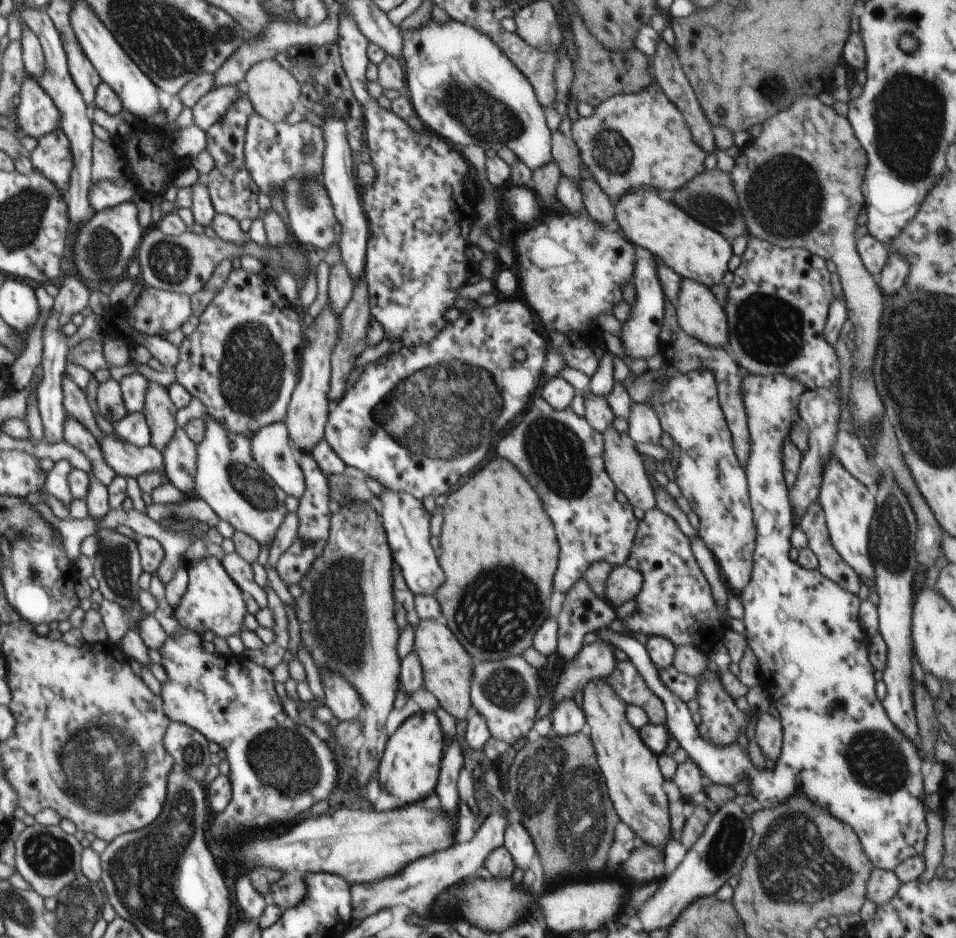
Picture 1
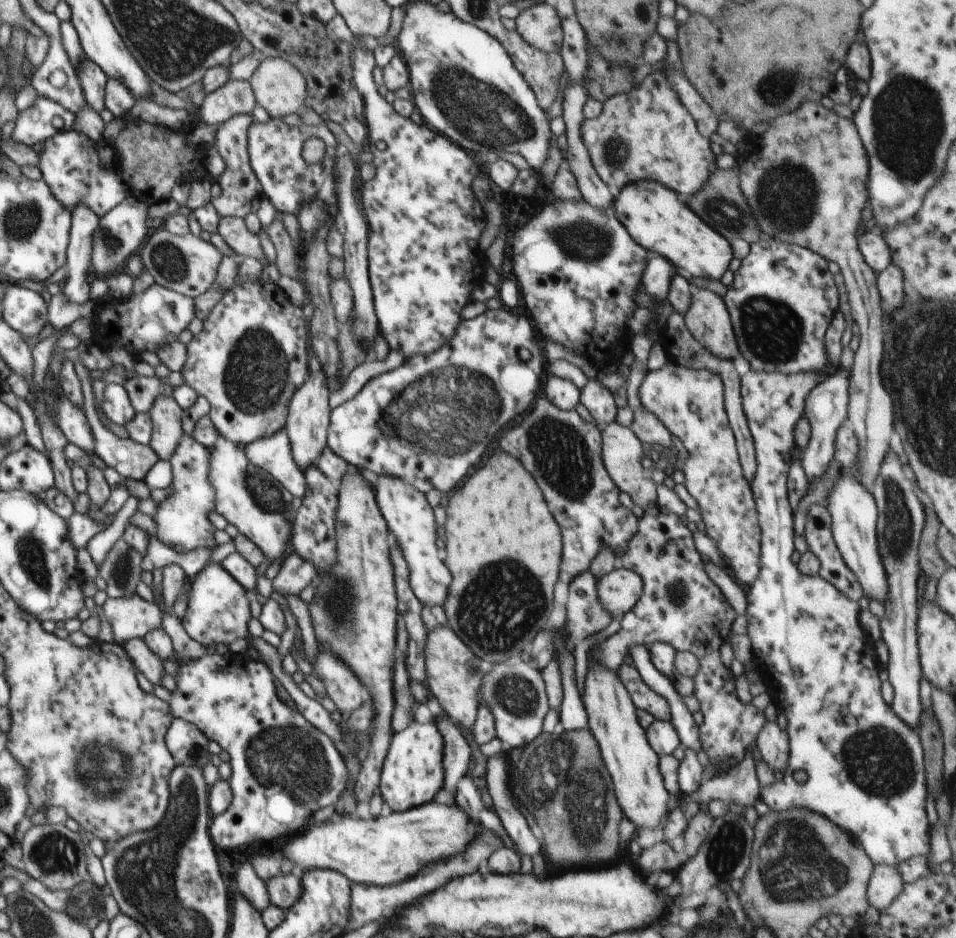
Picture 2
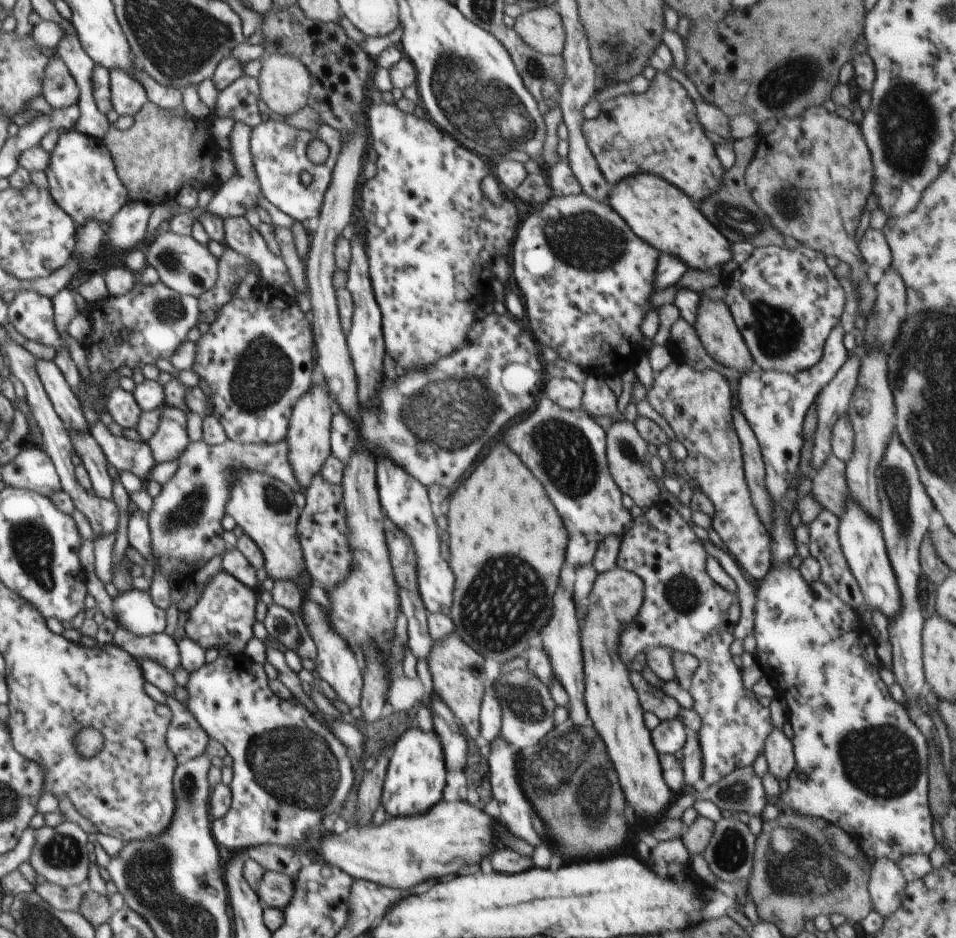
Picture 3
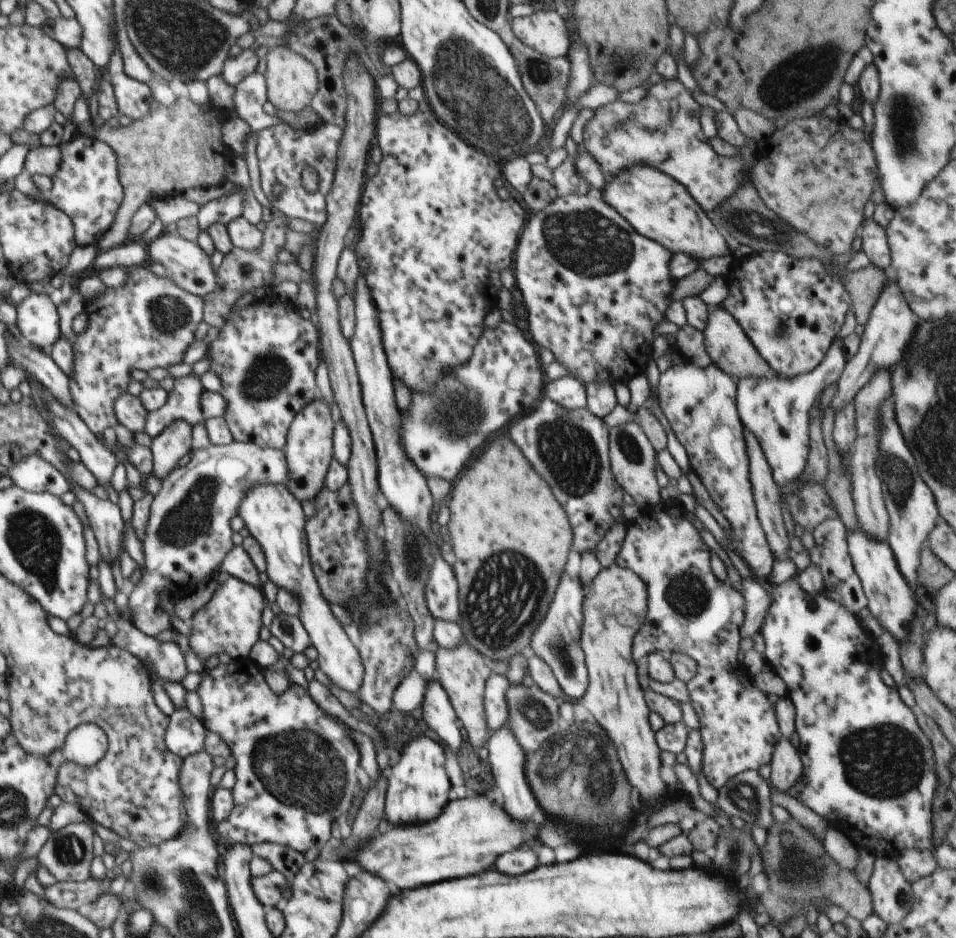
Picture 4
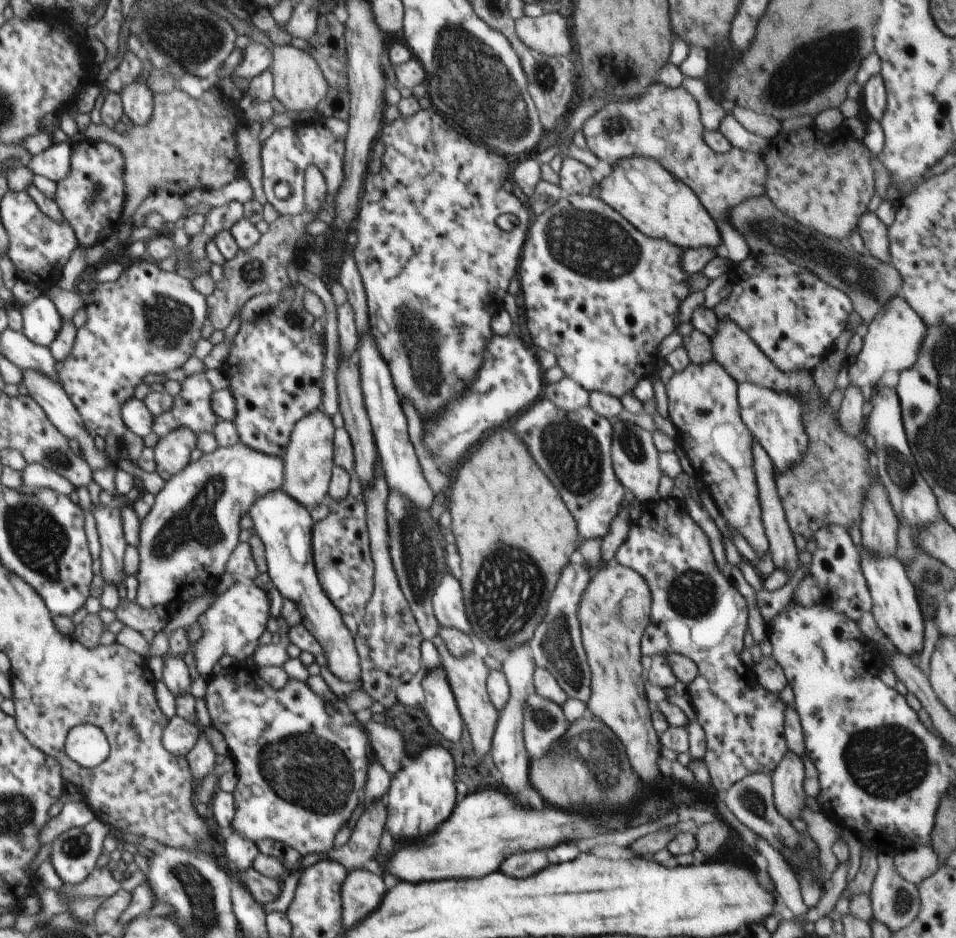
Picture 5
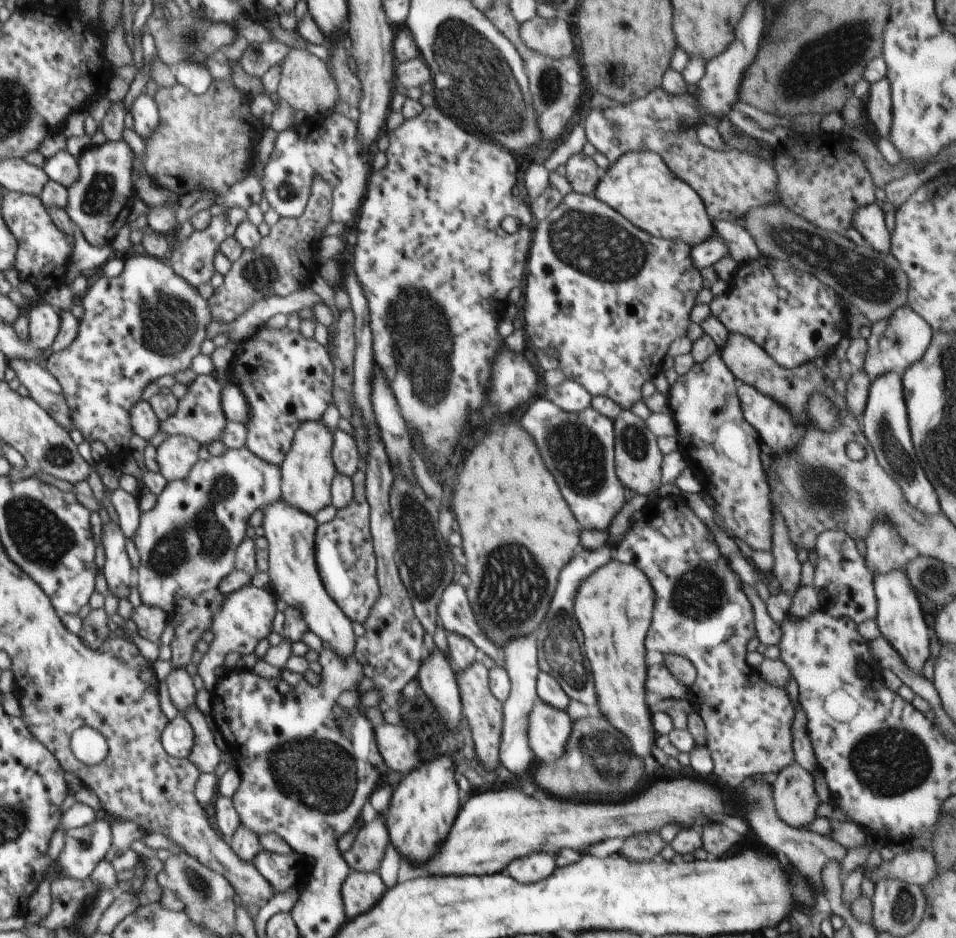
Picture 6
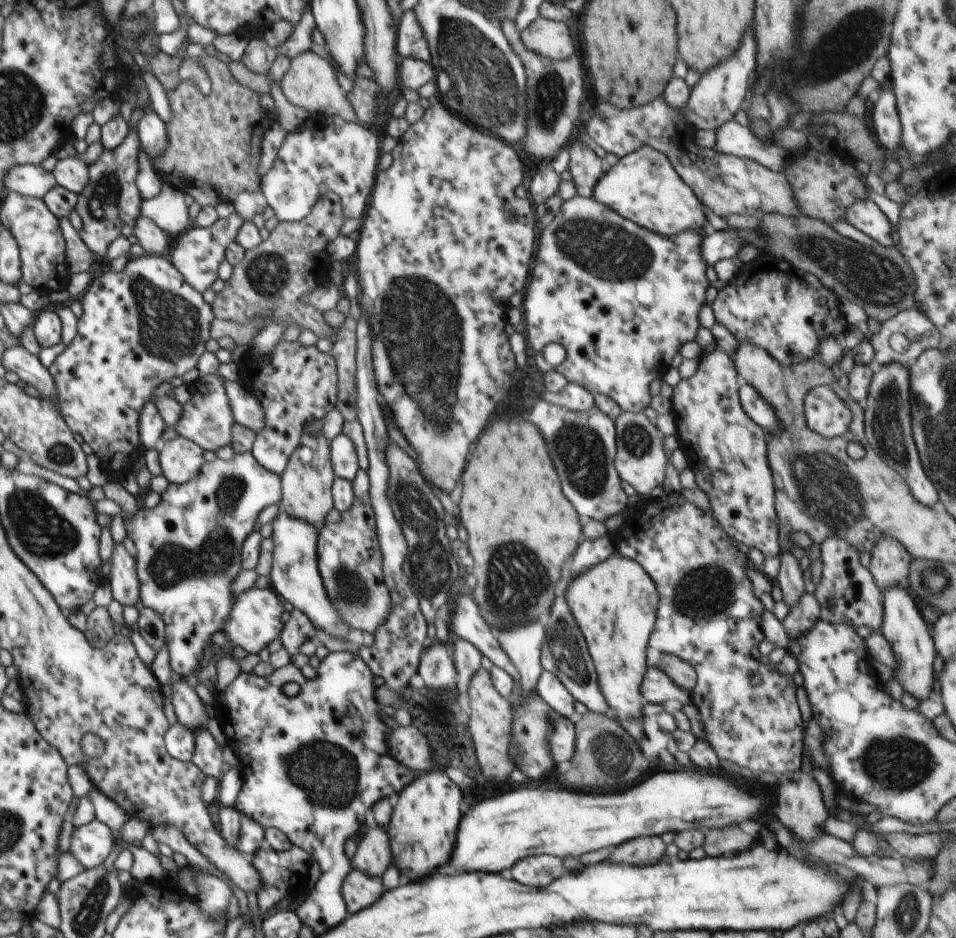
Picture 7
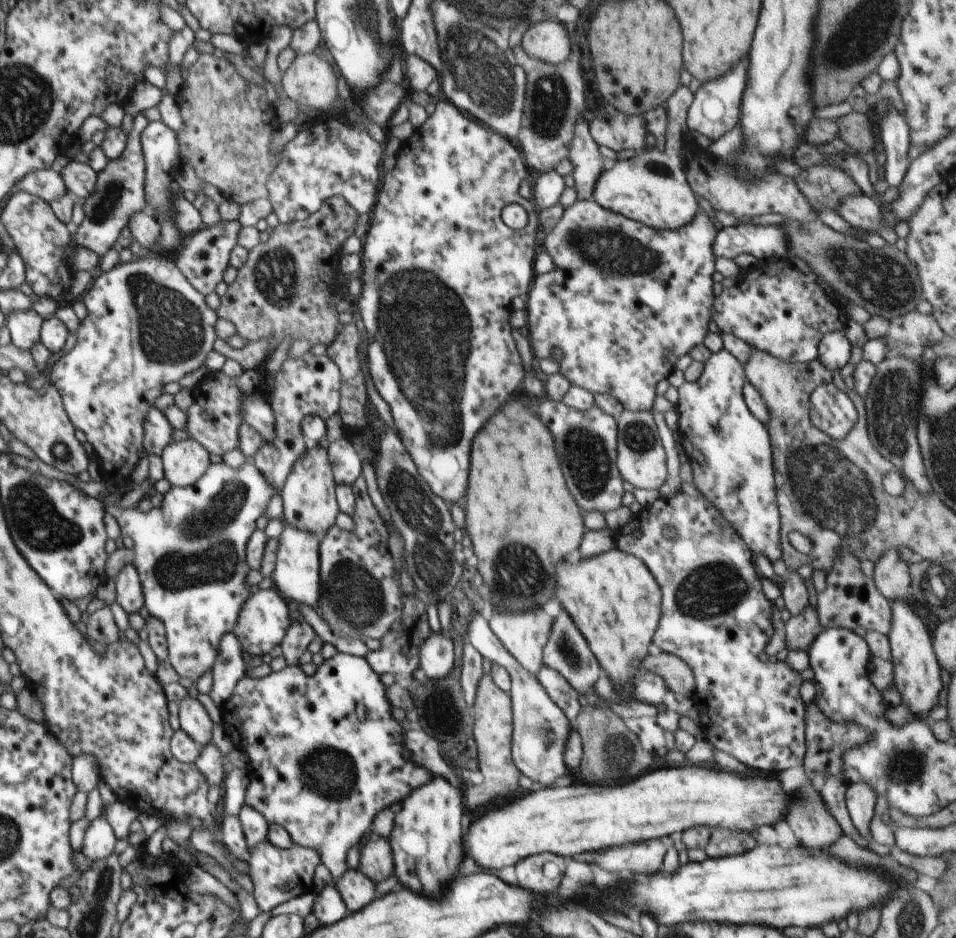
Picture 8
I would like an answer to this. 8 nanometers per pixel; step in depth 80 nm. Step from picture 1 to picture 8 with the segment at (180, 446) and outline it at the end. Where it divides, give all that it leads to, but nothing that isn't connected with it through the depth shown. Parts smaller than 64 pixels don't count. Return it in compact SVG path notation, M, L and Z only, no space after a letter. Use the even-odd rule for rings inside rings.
M248 460L241 468L234 469L224 463L210 463L206 472L193 484L187 487L172 487L163 495L162 506L158 508L152 507L148 513L142 513L138 506L132 508L118 507L116 504L108 504L105 510L116 518L124 536L130 536L134 541L134 560L133 565L138 571L142 592L144 593L145 606L149 614L157 618L165 628L167 638L167 649L169 654L169 662L174 667L174 670L184 678L197 680L206 672L210 672L217 659L220 639L228 633L232 633L236 626L238 615L242 610L243 604L250 598L254 592L254 586L251 586L246 581L246 576L251 568L246 562L247 542L250 540L250 535L257 529L256 520L266 511L268 503L274 494L279 492L270 486L264 474L262 474L253 460Z

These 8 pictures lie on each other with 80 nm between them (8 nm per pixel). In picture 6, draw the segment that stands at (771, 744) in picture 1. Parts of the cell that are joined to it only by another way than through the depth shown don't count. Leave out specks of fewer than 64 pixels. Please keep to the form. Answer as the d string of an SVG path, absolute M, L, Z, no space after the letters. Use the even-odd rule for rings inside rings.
M794 763L777 774L771 789L780 820L794 828L808 828L821 802L814 789L813 776Z

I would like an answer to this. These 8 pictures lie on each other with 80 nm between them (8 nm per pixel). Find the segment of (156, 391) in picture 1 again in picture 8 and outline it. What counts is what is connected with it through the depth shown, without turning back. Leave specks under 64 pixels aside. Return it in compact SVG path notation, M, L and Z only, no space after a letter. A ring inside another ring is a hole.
M172 441L161 454L165 479L173 487L193 485L209 467L210 453L199 442Z

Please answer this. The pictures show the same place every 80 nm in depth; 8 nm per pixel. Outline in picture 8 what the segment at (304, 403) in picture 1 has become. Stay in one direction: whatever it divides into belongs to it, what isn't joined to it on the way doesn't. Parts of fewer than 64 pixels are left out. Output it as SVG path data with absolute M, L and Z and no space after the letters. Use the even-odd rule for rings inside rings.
M314 446L298 457L294 463L283 489L279 492L283 500L282 520L289 525L314 533L321 537L335 525L339 509L335 490L331 462L327 455L327 449L322 446Z

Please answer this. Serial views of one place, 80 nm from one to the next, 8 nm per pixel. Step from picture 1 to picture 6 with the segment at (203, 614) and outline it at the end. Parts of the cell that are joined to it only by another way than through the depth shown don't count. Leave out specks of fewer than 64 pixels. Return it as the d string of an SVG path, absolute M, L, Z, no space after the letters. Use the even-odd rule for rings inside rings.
M247 584L243 588L225 596L223 604L218 612L215 612L211 630L215 634L210 643L208 654L204 655L198 667L198 674L203 680L204 686L209 693L213 692L218 676L215 671L224 669L224 658L228 652L244 654L254 653L254 648L260 640L264 640L272 632L272 621L276 614L276 599L262 588Z

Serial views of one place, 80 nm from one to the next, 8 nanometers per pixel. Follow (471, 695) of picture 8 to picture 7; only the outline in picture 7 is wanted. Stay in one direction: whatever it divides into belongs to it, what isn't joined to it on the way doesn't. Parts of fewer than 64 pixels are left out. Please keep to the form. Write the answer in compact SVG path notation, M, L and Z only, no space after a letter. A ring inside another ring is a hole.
M457 638L450 647L450 655L453 658L458 694L463 699L468 699L467 690L469 689L471 678L482 668L481 652L470 642Z

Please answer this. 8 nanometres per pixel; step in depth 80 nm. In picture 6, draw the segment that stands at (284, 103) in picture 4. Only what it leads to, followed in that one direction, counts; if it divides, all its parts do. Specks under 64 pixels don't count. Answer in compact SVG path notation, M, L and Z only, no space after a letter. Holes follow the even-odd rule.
M298 48L289 50L280 66L281 79L277 86L280 100L288 103L294 110L306 112L308 119L332 112L339 101L339 90L324 61L308 50Z

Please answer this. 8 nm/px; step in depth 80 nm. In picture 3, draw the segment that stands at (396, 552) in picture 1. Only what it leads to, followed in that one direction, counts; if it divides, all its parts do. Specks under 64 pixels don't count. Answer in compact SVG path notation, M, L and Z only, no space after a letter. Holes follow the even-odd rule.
M390 457L377 460L377 487L386 519L401 528L413 542L418 561L418 588L430 613L449 615L453 605L454 574L440 553L440 533L430 507L427 486L398 466Z

